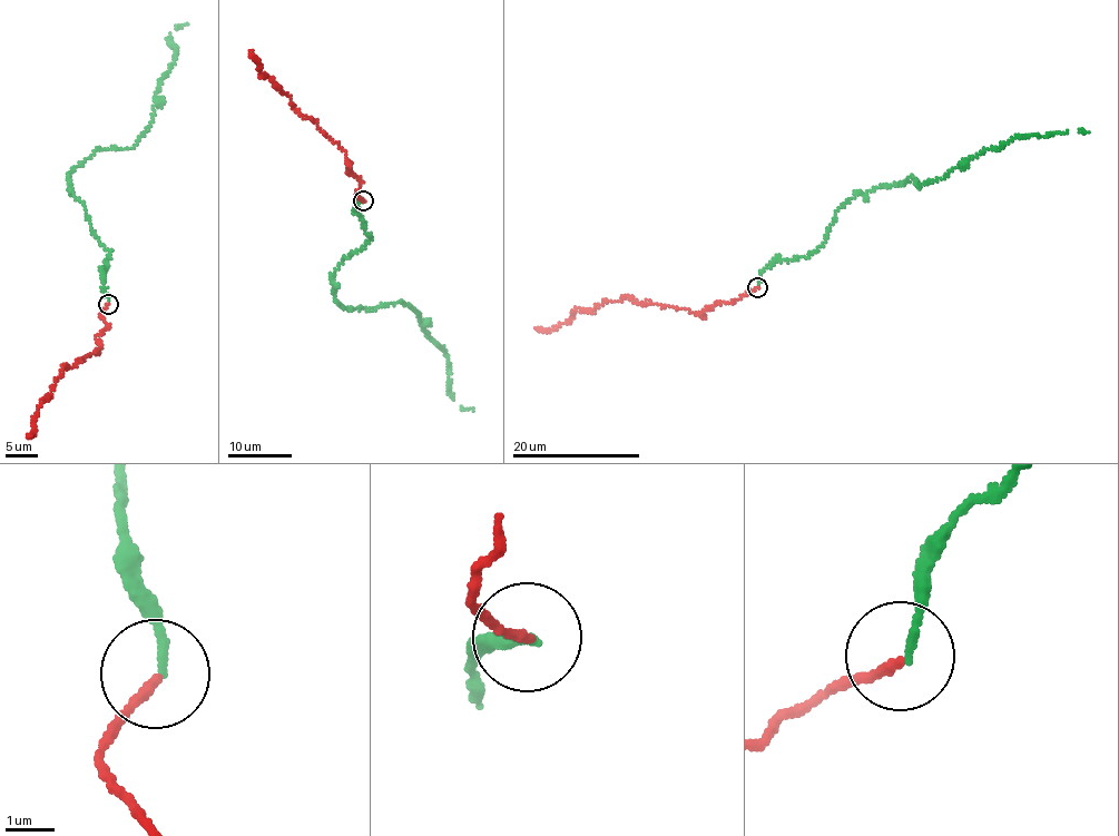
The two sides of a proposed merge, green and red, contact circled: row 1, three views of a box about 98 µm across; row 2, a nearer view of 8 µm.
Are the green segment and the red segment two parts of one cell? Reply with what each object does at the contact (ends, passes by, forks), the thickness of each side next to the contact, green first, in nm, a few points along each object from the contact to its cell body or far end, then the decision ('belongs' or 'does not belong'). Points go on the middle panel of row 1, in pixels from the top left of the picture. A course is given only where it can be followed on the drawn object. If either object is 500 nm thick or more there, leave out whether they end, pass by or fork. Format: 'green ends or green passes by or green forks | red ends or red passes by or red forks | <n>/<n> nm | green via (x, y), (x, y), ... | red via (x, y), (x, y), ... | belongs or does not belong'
green ends | red ends | 160/190 nm | green via (364, 200), (356, 210), (370, 242), (343, 258), (334, 300), (409, 305), (445, 353), (449, 394), (473, 409) | red via (364, 200), (356, 196), (361, 180), (347, 173), (346, 154), (303, 116), (267, 75), (259, 75), (252, 49) | belongs

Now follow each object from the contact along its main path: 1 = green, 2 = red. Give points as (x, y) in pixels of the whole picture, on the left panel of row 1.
1: (108, 303), (102, 272), (110, 252), (67, 176), (97, 149), (136, 146), (176, 53), (167, 39), (188, 23)
2: (108, 303), (101, 314), (108, 325), (96, 337), (99, 352), (64, 366), (33, 418), (31, 435)

